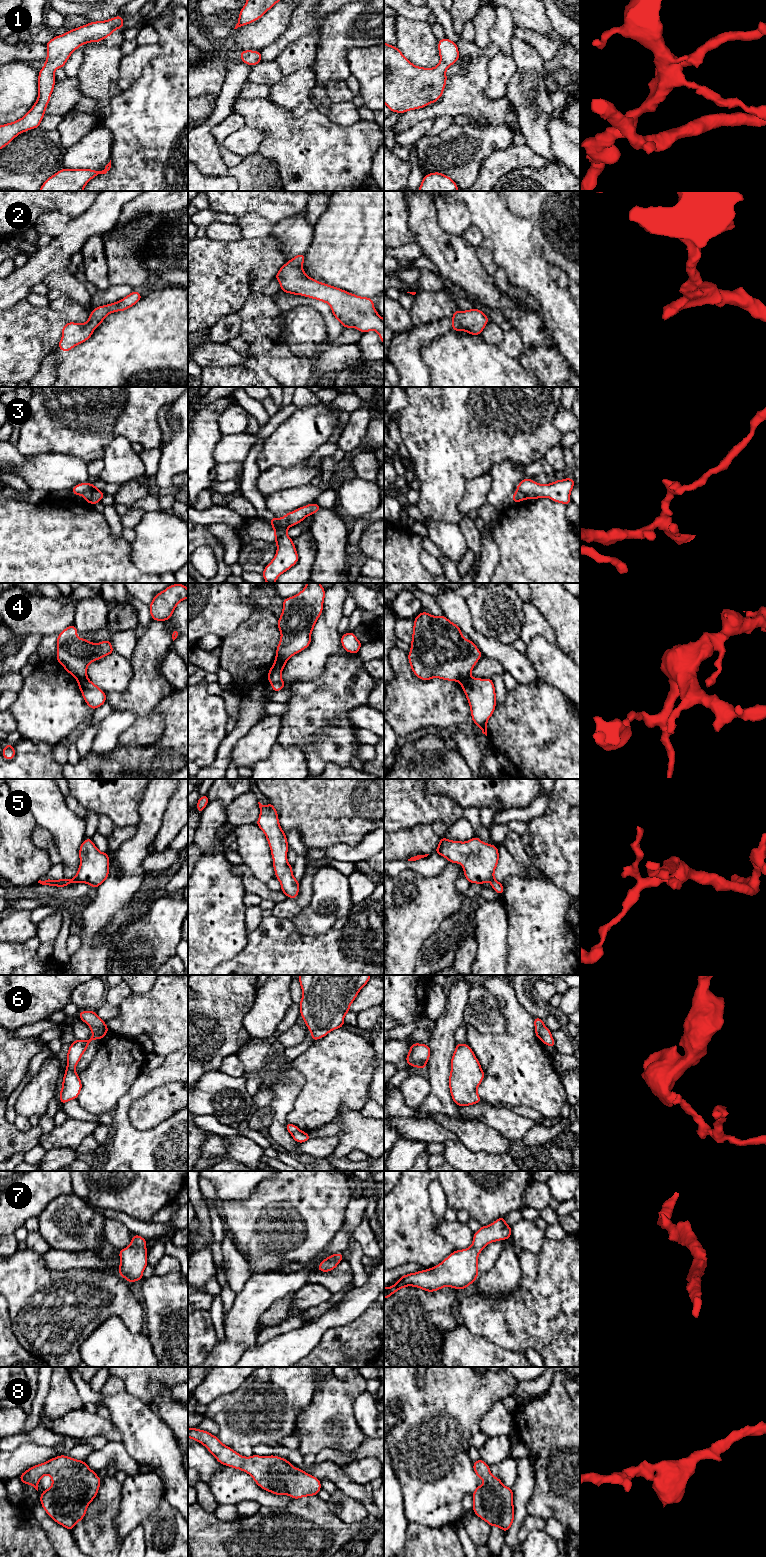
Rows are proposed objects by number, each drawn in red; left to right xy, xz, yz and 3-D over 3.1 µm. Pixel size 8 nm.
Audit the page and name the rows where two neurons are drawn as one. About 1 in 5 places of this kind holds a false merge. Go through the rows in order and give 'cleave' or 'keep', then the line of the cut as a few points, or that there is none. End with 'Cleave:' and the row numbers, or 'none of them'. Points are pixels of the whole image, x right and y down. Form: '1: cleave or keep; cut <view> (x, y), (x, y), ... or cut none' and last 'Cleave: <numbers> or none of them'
1: keep; cut none
2: keep; cut none
3: cleave; cut yz (516, 490), (526, 498)
4: cleave; cut xz (287, 659), (282, 659), (273, 664)
5: keep; cut none
6: cleave; cut xy (105, 1025), (101, 1029), (98, 1038)
7: keep; cut none
8: keep; cut none
Cleave: 3, 4, 6

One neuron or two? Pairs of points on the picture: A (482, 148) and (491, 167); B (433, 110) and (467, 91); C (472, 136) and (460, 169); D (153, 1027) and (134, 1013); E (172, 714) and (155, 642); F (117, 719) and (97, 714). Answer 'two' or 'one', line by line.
A: two
B: one
C: one
D: one
E: two
F: two

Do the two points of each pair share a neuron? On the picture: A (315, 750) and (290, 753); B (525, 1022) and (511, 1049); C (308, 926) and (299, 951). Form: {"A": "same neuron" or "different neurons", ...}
{"A": "different neurons", "B": "same neuron", "C": "different neurons"}

